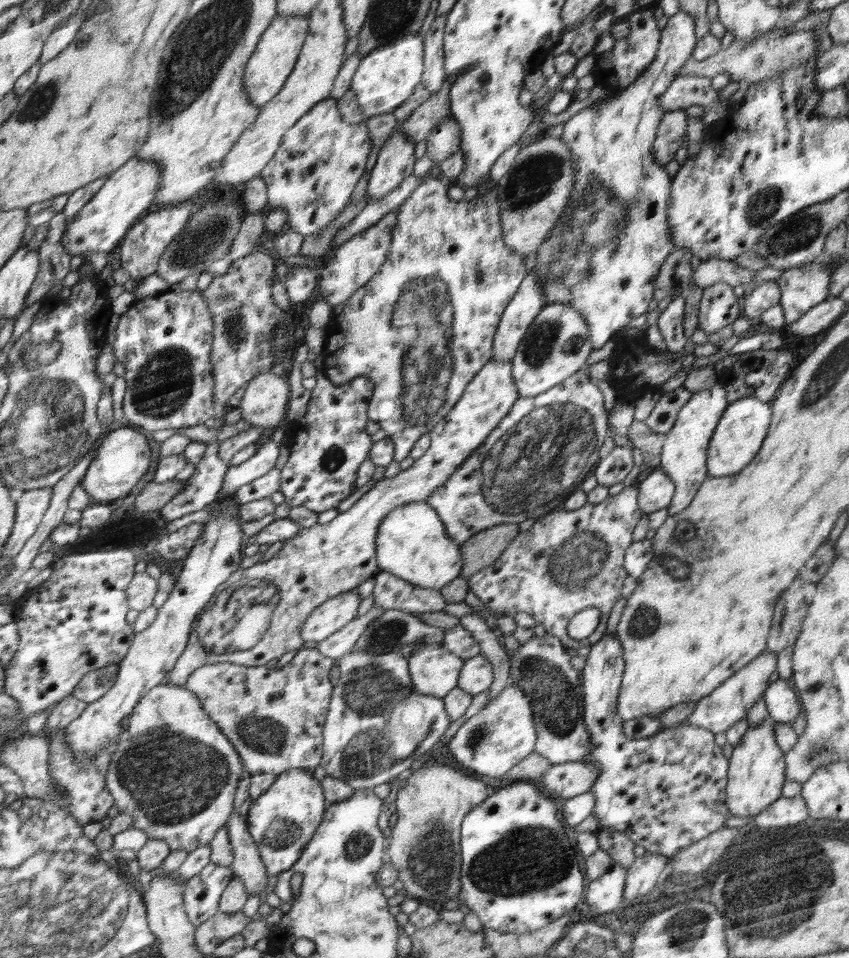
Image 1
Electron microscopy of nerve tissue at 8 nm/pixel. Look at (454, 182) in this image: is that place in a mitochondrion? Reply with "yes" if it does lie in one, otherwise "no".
no

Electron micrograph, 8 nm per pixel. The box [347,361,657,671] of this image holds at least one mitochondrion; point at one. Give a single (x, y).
(541, 450)

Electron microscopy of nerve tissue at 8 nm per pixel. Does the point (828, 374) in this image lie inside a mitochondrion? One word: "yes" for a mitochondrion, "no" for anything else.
yes

